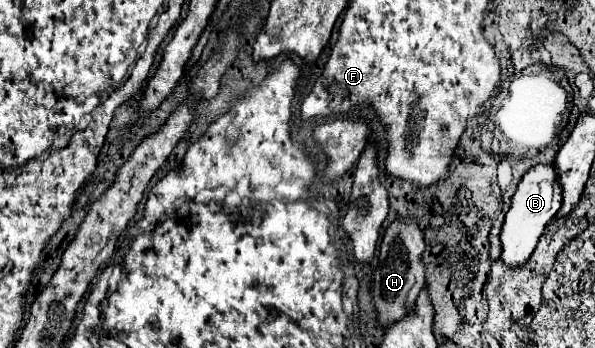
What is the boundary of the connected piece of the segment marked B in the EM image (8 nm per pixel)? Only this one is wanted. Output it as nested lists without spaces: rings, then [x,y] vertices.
[[[552,165],[532,167],[518,183],[518,189],[512,197],[512,205],[504,217],[502,231],[500,231],[500,245],[502,245],[500,261],[510,269],[526,265],[530,255],[534,253],[534,247],[536,247],[544,227],[556,215],[558,209],[560,209],[560,187],[556,187],[554,167]]]

